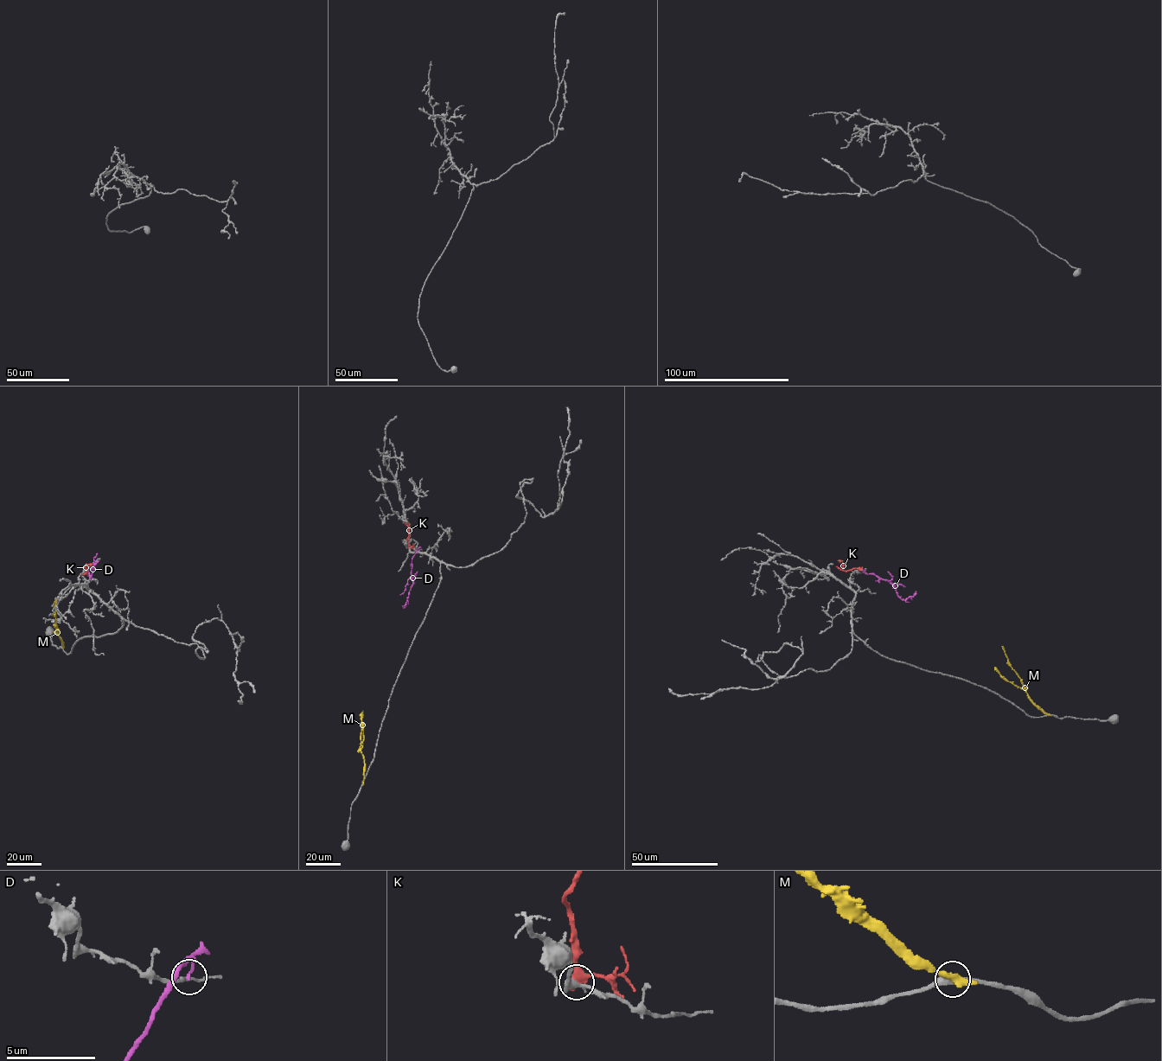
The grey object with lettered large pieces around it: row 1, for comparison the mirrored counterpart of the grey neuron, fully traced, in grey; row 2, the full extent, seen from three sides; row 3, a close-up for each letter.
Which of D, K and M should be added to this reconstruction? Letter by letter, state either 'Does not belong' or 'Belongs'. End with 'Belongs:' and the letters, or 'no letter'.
D: Does not belong
K: Does not belong
M: Does not belong
Belongs: no letter

